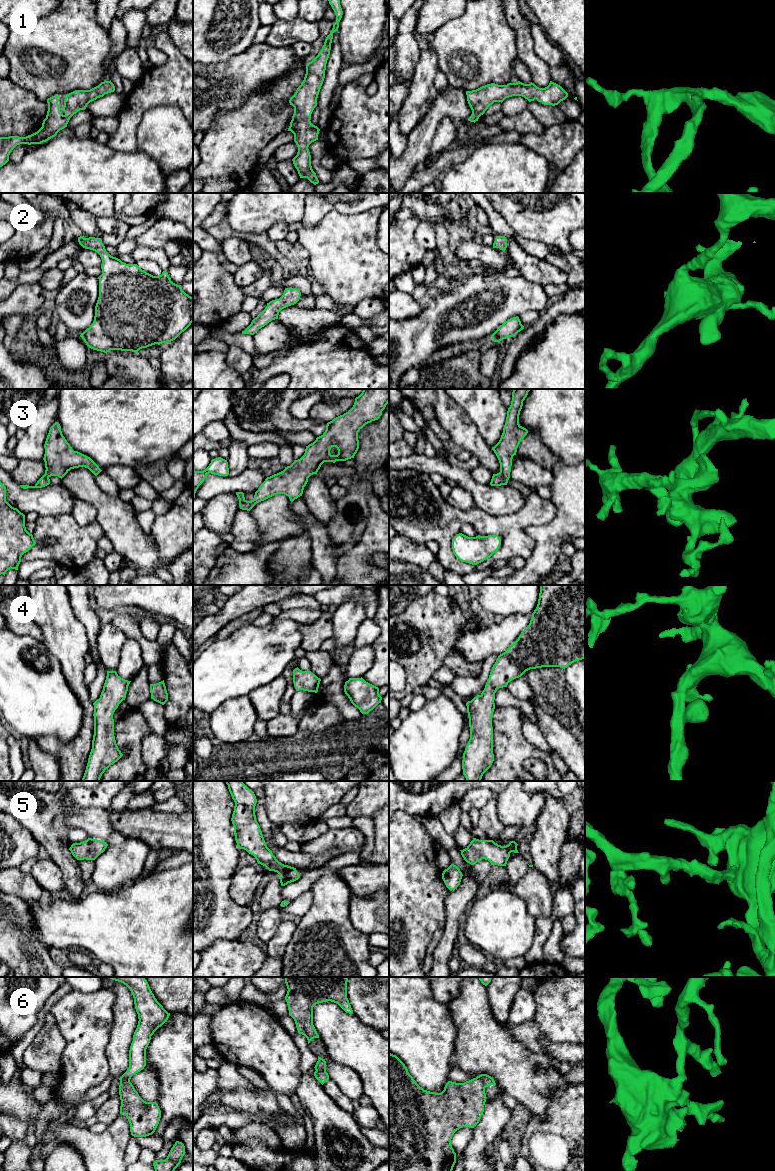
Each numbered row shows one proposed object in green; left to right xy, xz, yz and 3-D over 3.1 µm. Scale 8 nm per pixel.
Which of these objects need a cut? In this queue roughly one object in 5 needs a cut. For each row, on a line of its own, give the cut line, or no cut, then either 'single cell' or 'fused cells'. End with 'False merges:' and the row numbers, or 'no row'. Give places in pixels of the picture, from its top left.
1: no cut; single cell
2: no cut; single cell
3: no cut; single cell
4: no cut; single cell
5: no cut; single cell
6: cut in yz along (478, 1076), (485, 1087); fused cells
False merges: 6

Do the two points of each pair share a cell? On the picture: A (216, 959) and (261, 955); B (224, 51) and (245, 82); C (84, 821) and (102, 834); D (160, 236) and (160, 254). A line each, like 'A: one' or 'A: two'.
A: one
B: two
C: one
D: two

